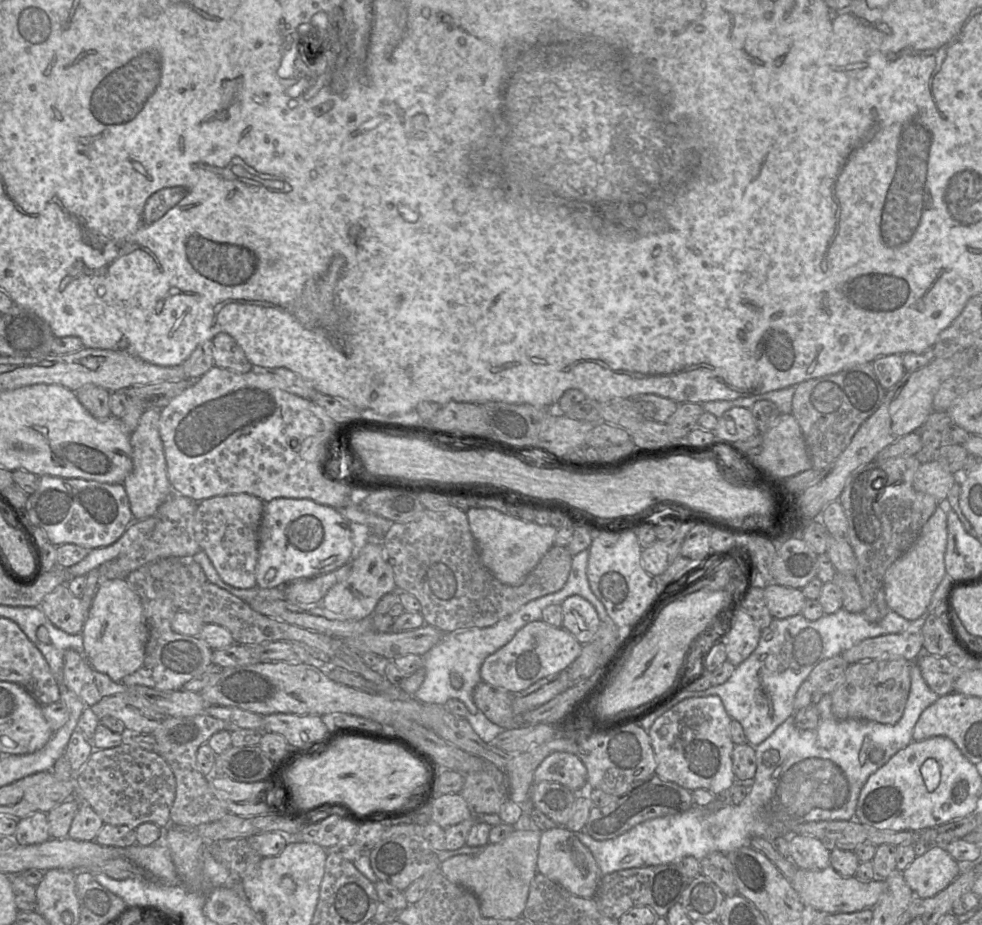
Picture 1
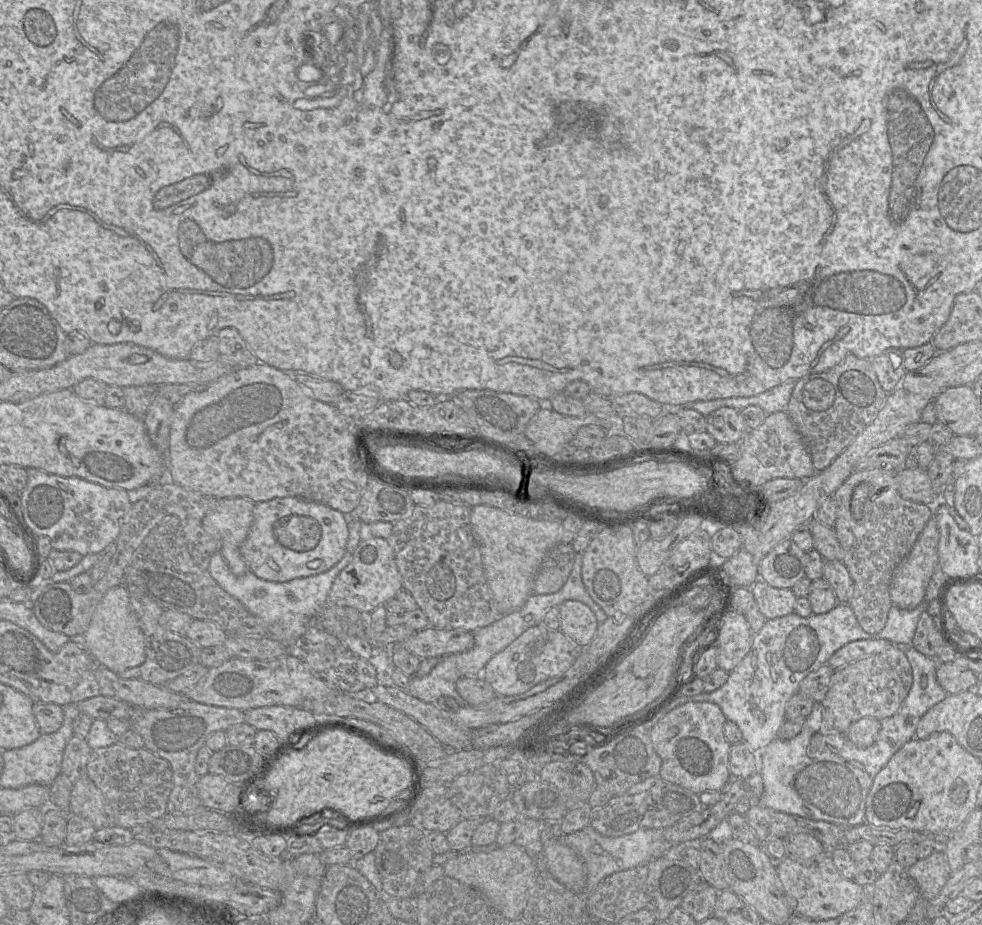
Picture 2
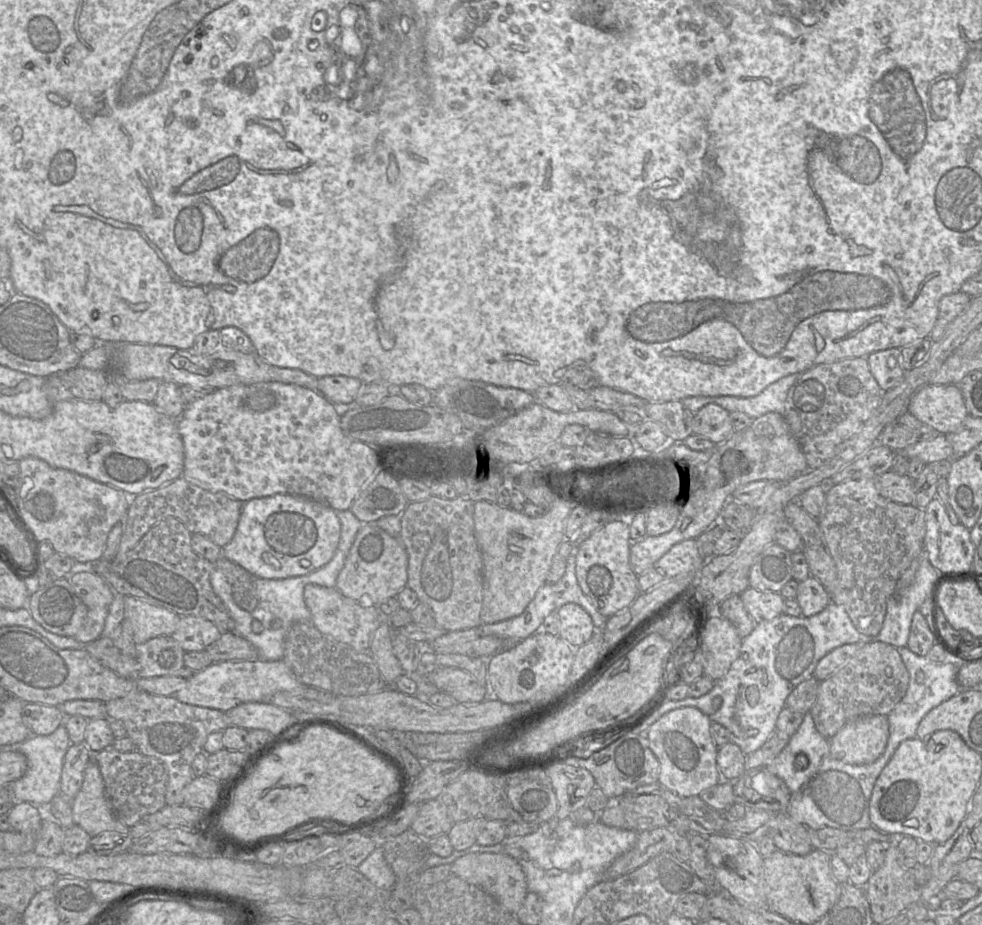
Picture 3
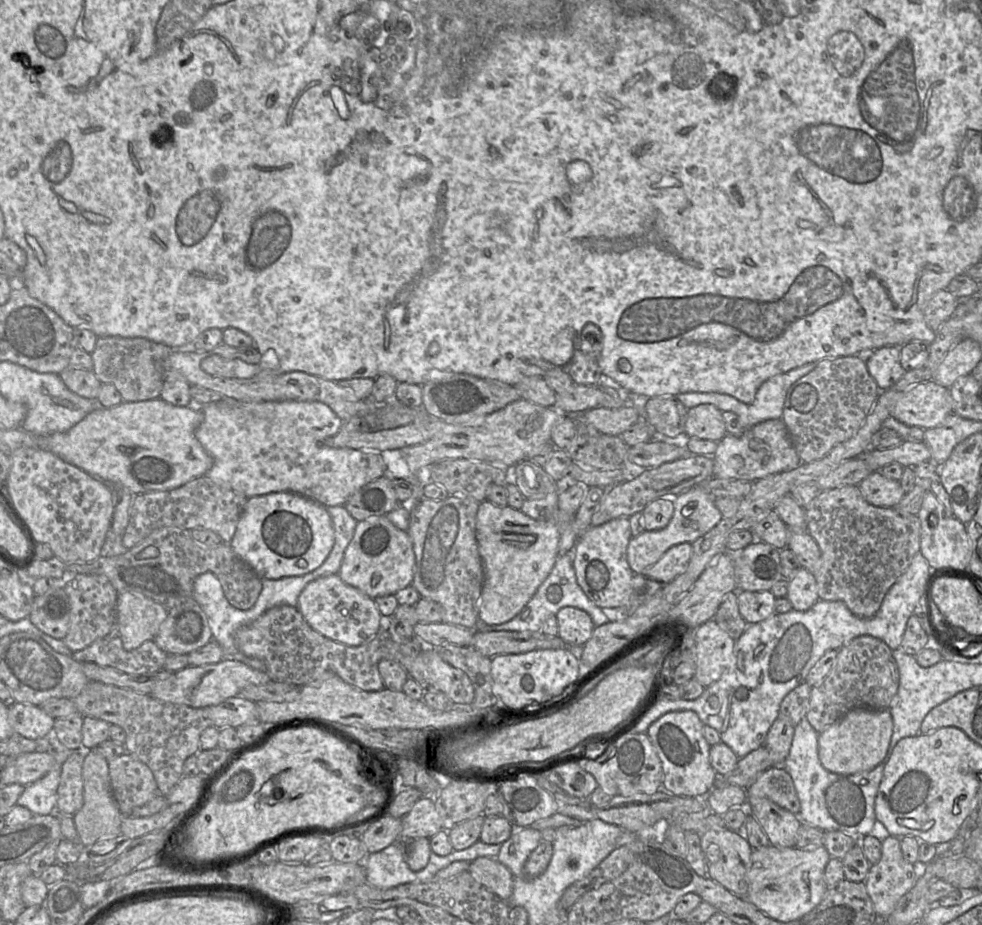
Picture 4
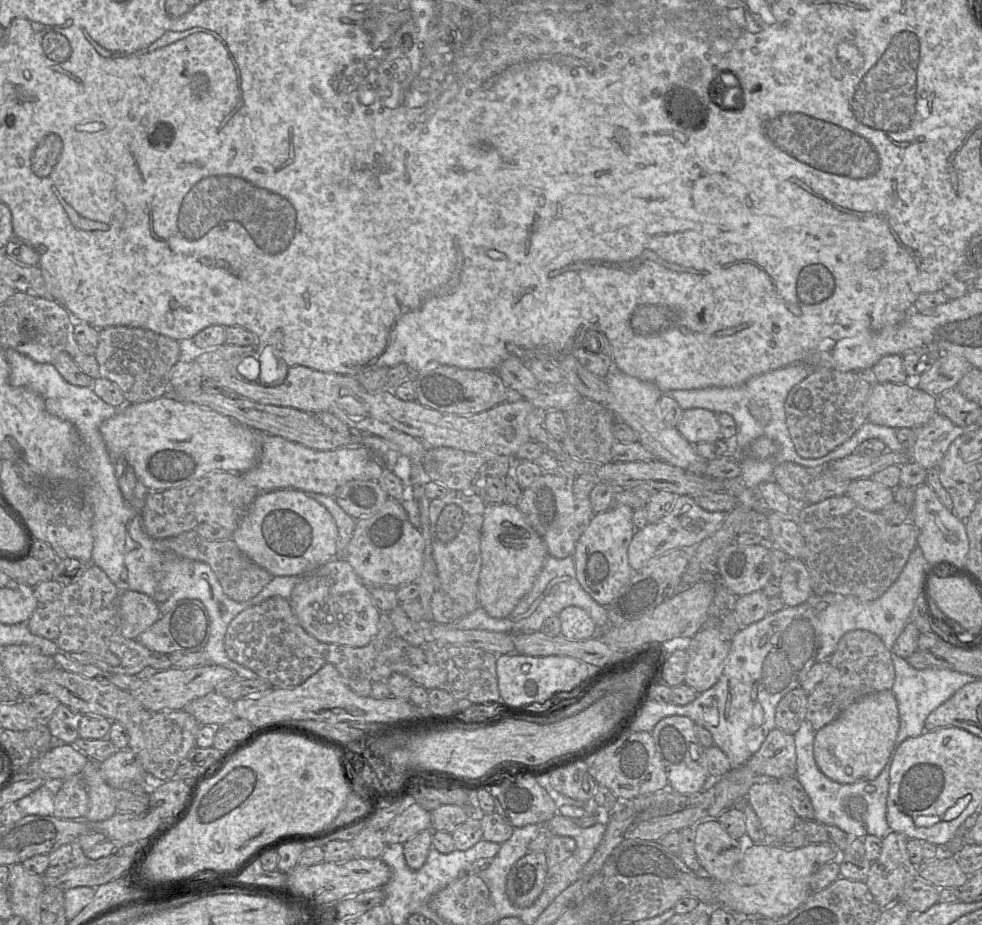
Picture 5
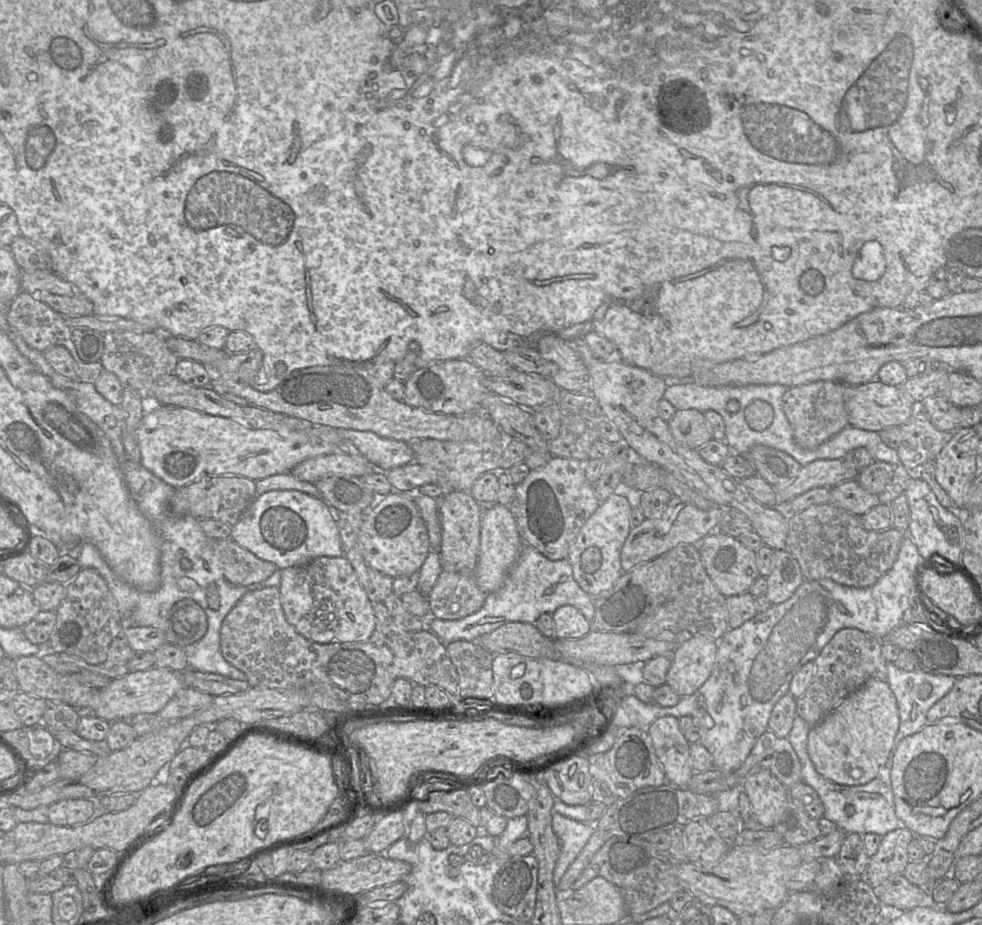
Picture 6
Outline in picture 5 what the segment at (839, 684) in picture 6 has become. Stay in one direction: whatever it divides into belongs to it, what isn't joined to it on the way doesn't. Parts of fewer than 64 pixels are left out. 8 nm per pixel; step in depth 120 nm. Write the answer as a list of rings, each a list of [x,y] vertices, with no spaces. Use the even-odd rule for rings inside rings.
[[[867,630],[847,632],[839,640],[829,659],[829,671],[809,693],[805,718],[815,731],[832,722],[857,699],[883,690],[891,690],[895,681],[892,651],[881,638]]]

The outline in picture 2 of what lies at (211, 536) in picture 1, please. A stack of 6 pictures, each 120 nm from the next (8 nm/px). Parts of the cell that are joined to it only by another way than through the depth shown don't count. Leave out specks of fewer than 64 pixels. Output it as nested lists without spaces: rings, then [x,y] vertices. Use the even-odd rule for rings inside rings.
[[[246,498],[218,499],[216,505],[203,518],[203,528],[214,538],[220,540],[220,553],[231,572],[236,576],[243,576],[250,571],[240,554],[240,547],[247,538],[253,523],[255,503]]]

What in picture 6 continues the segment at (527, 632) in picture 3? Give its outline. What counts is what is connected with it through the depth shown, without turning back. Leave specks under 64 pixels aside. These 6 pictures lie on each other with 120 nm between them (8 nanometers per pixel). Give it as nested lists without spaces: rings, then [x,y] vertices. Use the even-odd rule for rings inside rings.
[[[523,543],[520,555],[509,570],[502,587],[496,592],[486,594],[484,603],[477,612],[458,620],[440,620],[432,616],[424,618],[422,630],[434,634],[445,646],[458,640],[478,641],[482,635],[491,633],[505,623],[535,624],[543,613],[553,614],[564,605],[574,606],[588,621],[593,621],[595,616],[593,598],[575,581],[568,559],[549,560]]]

